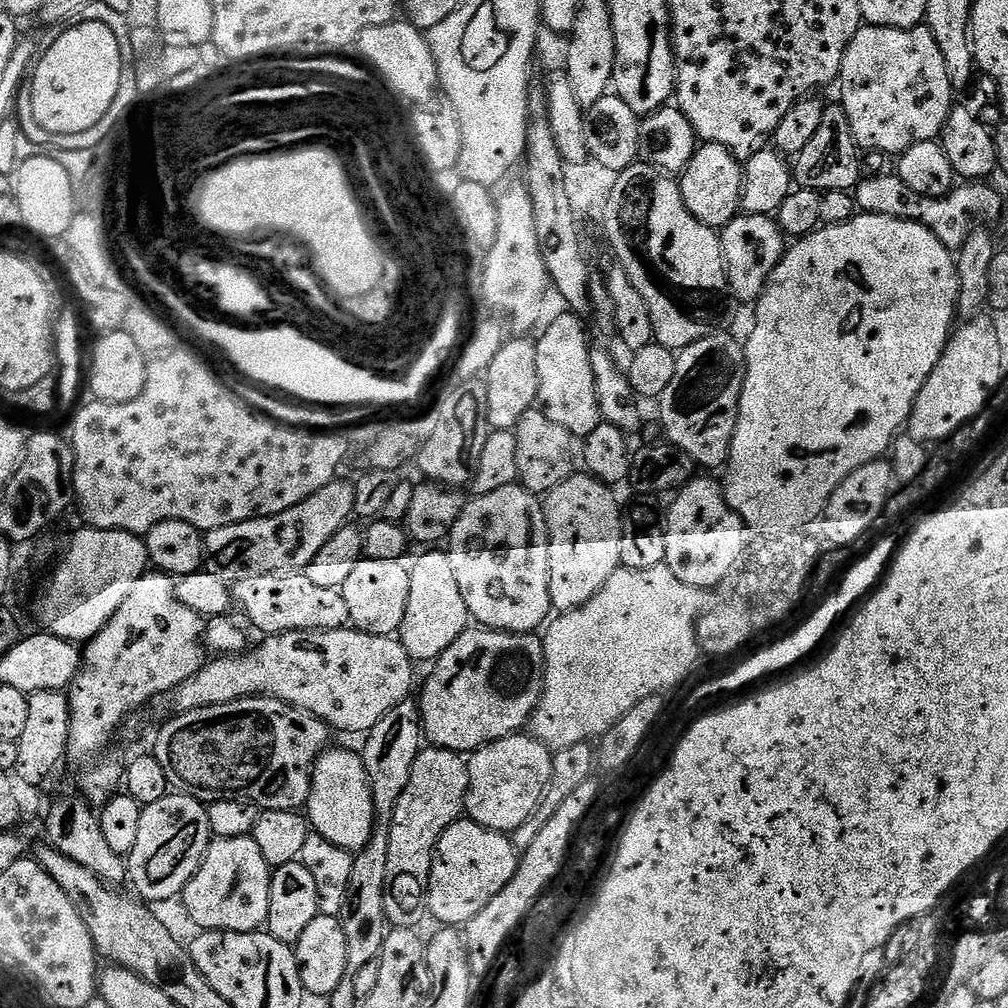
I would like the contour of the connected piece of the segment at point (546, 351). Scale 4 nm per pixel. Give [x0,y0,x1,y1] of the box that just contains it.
[536,311,602,438]

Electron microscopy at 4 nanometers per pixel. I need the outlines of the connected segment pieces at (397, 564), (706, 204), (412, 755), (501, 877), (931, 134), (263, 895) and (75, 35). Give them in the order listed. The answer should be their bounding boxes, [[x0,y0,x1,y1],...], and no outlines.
[[342,558,410,637],[678,143,744,230],[338,699,424,977],[427,818,518,926],[838,26,954,158],[182,837,272,932],[30,18,126,134]]

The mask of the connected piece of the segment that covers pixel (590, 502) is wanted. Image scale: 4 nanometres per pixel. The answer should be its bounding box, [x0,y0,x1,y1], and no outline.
[544,474,622,613]

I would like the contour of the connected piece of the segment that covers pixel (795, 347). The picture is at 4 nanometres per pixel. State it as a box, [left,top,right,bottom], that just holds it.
[722,212,960,534]

